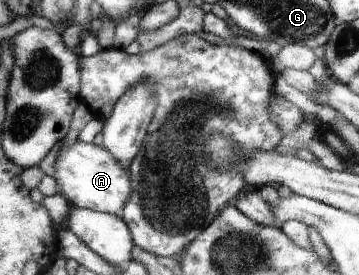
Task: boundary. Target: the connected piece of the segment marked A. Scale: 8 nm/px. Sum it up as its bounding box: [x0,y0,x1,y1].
[46,140,134,217]

